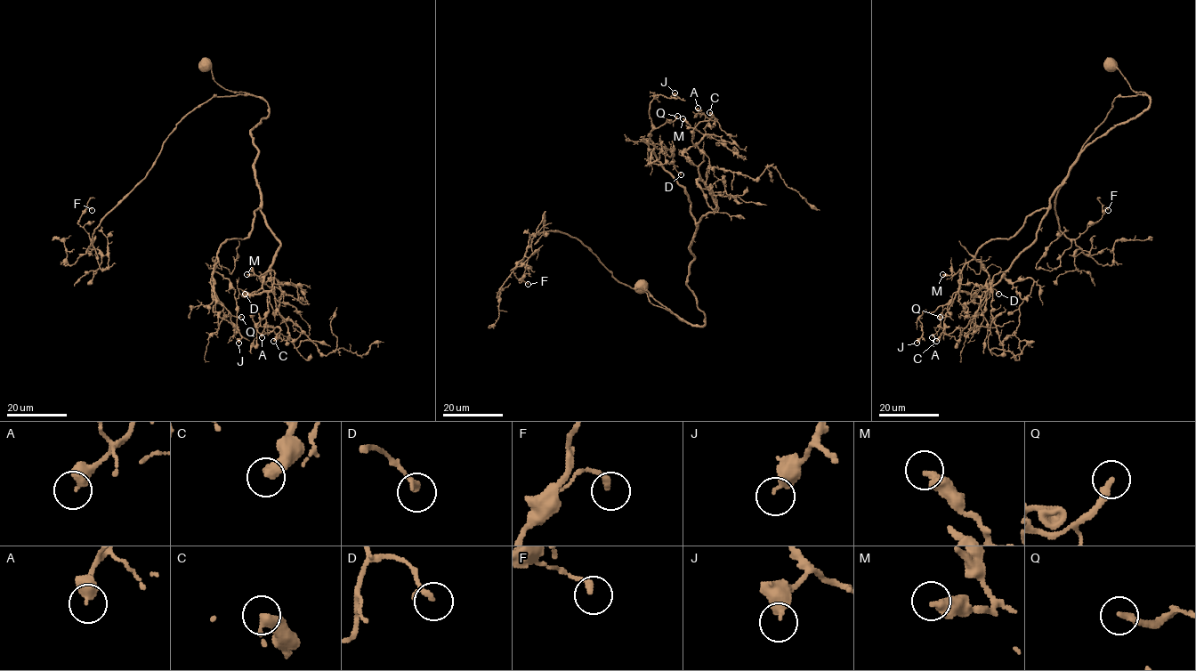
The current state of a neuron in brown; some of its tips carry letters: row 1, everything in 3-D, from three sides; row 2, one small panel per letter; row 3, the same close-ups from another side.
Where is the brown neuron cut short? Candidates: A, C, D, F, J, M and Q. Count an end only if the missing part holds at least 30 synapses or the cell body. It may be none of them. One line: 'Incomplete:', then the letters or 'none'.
Incomplete: Q

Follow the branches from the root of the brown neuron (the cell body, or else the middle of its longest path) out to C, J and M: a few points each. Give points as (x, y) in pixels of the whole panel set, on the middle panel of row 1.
C: (643, 287), (704, 324), (687, 278), (697, 223), (716, 207), (692, 141), (709, 112)
J: (643, 287), (652, 304), (704, 324), (687, 284), (697, 227), (689, 196), (649, 136), (650, 101), (674, 92)
M: (643, 287), (652, 304), (704, 324), (687, 284), (690, 245), (716, 204), (683, 153), (710, 137), (682, 118)

